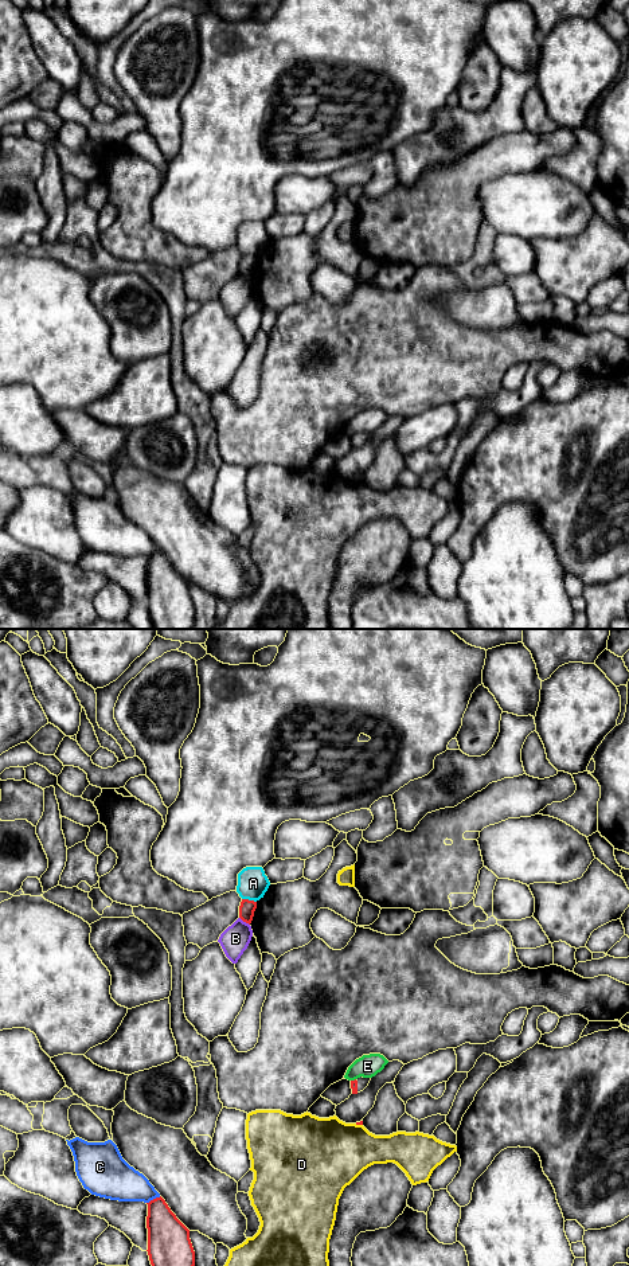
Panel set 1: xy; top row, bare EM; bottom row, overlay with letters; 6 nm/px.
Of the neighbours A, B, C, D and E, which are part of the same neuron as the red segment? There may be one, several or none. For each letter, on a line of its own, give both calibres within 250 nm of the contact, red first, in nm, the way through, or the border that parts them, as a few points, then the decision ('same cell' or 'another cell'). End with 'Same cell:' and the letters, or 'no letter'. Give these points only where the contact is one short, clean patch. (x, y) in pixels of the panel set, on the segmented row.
A: 100 nm thick on the red side, 180 nm on the other; another cell
B: 100 nm thick on the red side, 170 nm on the other; border along xy (239, 917), (249, 925); another cell
C: 240 nm thick on the red side, 240 nm on the other; another cell
D: 20 nm thick on the red side, 420 nm on the other; another cell
E: 50 nm thick on the red side, 140 nm on the other; border along xy (355, 1078), (351, 1081); another cell
Same cell: no letter

